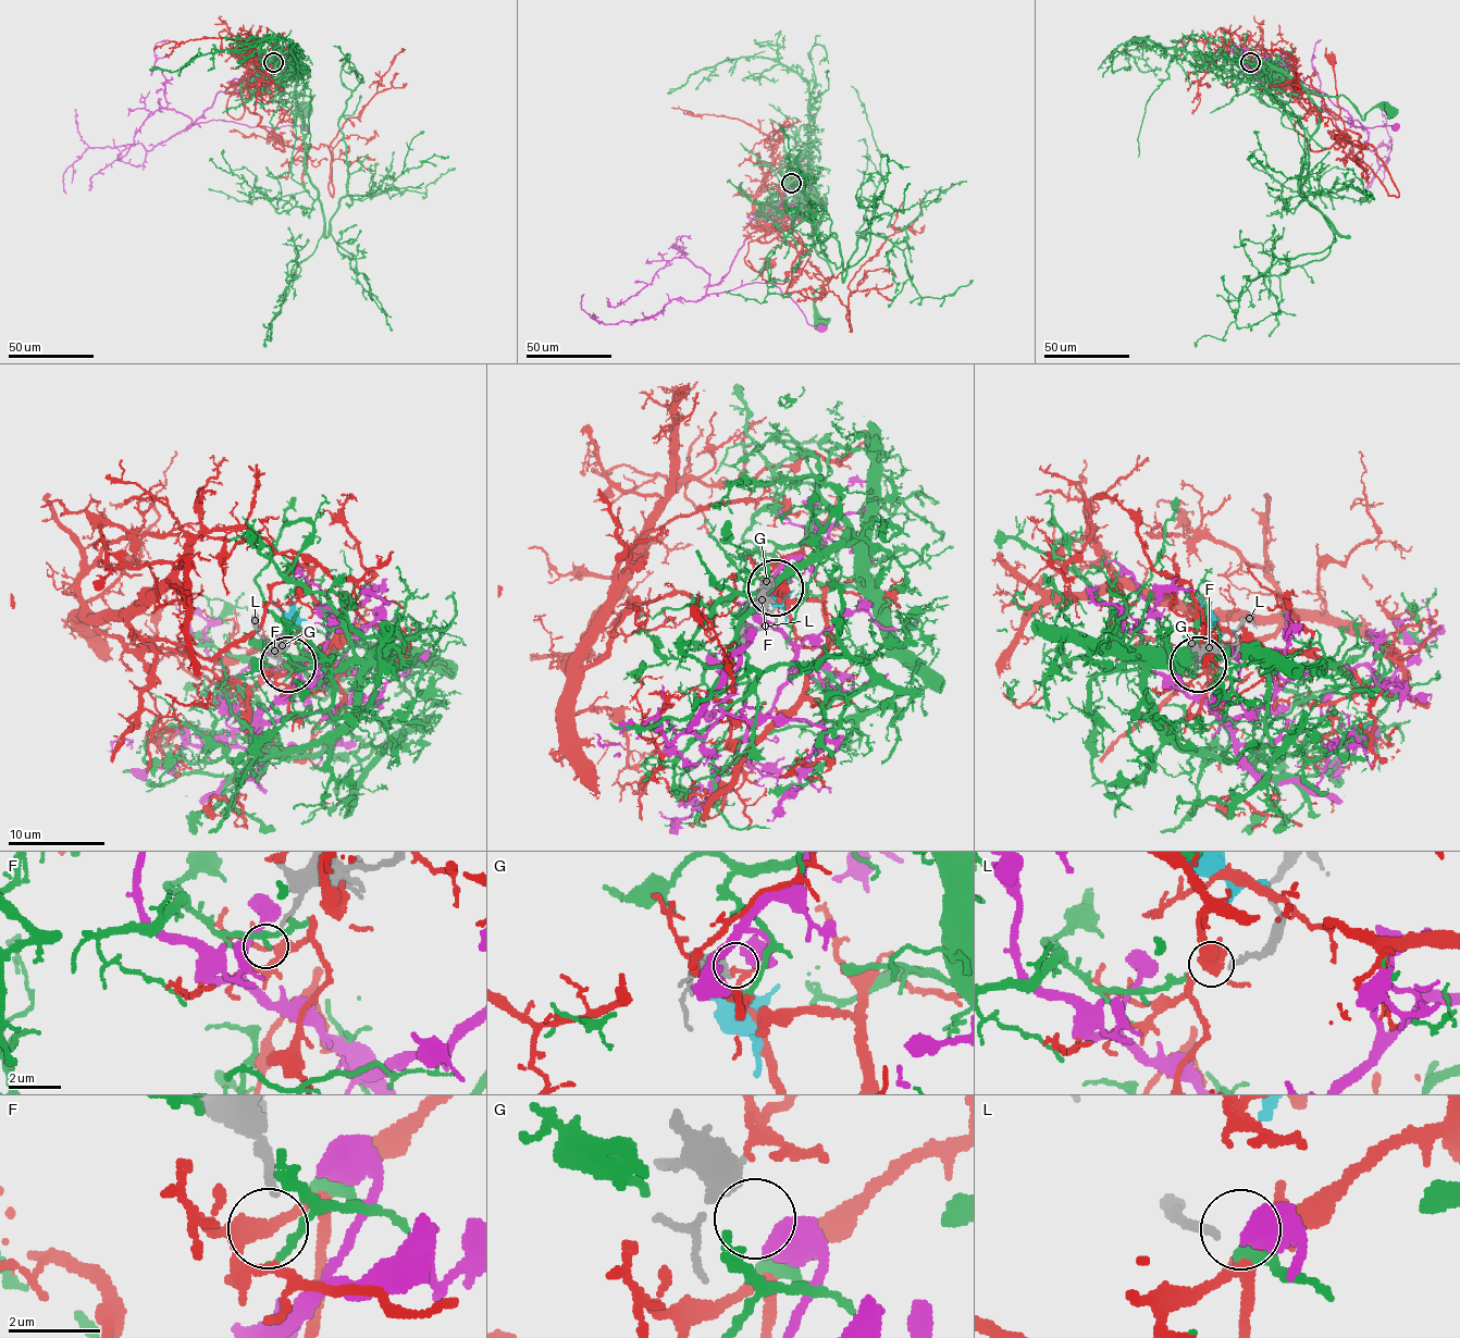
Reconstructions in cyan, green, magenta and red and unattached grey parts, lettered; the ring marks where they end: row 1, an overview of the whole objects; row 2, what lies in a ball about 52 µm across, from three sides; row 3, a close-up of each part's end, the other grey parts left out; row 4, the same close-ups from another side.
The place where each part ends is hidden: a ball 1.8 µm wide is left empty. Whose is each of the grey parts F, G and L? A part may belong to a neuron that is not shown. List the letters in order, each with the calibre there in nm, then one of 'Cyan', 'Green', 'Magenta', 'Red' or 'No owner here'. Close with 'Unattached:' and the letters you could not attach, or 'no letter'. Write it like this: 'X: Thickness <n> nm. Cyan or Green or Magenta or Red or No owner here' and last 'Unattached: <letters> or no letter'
F: Thickness 190 nm. No owner here
G: Thickness 500 nm. Magenta
L: Thickness 200 nm. Green
Unattached: F

